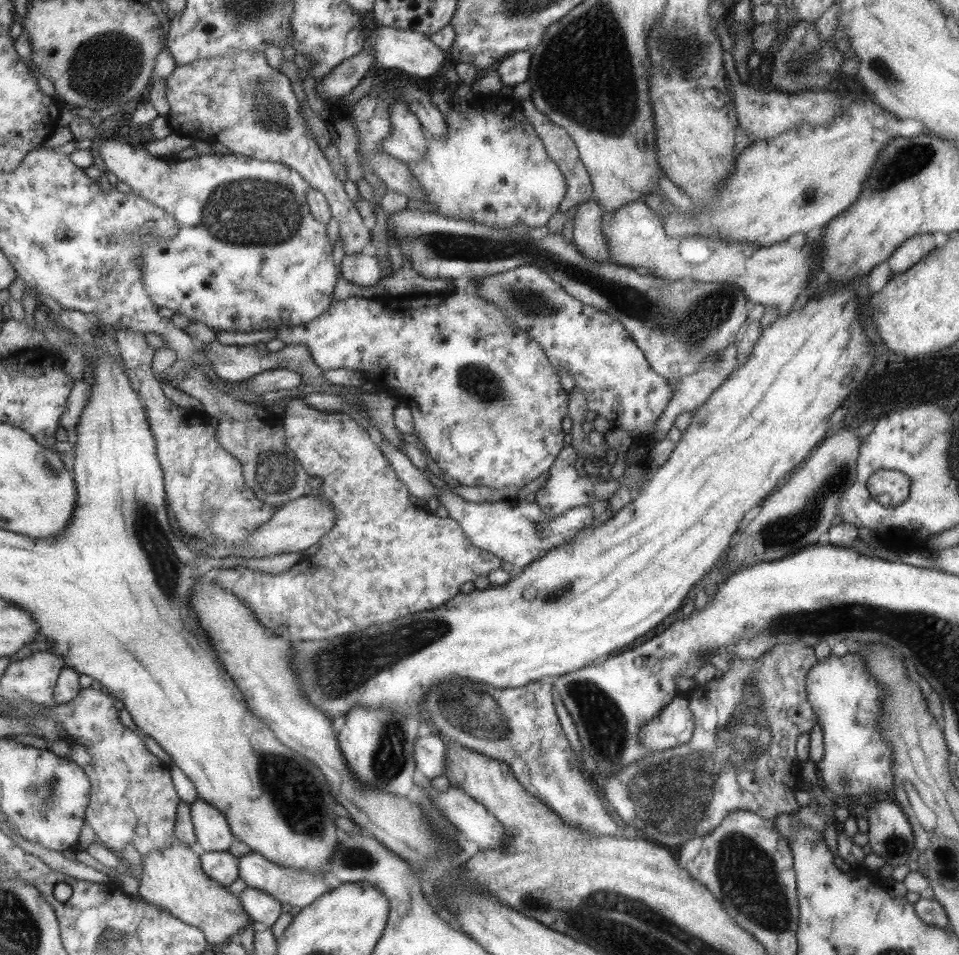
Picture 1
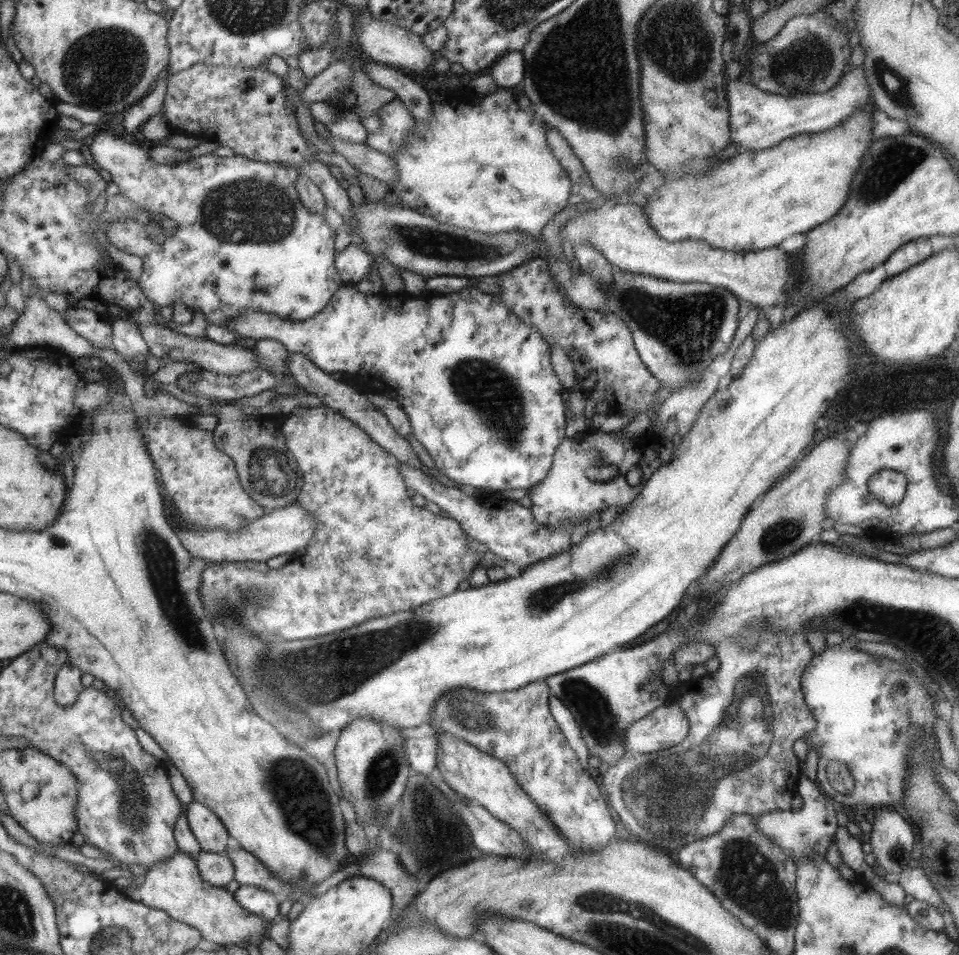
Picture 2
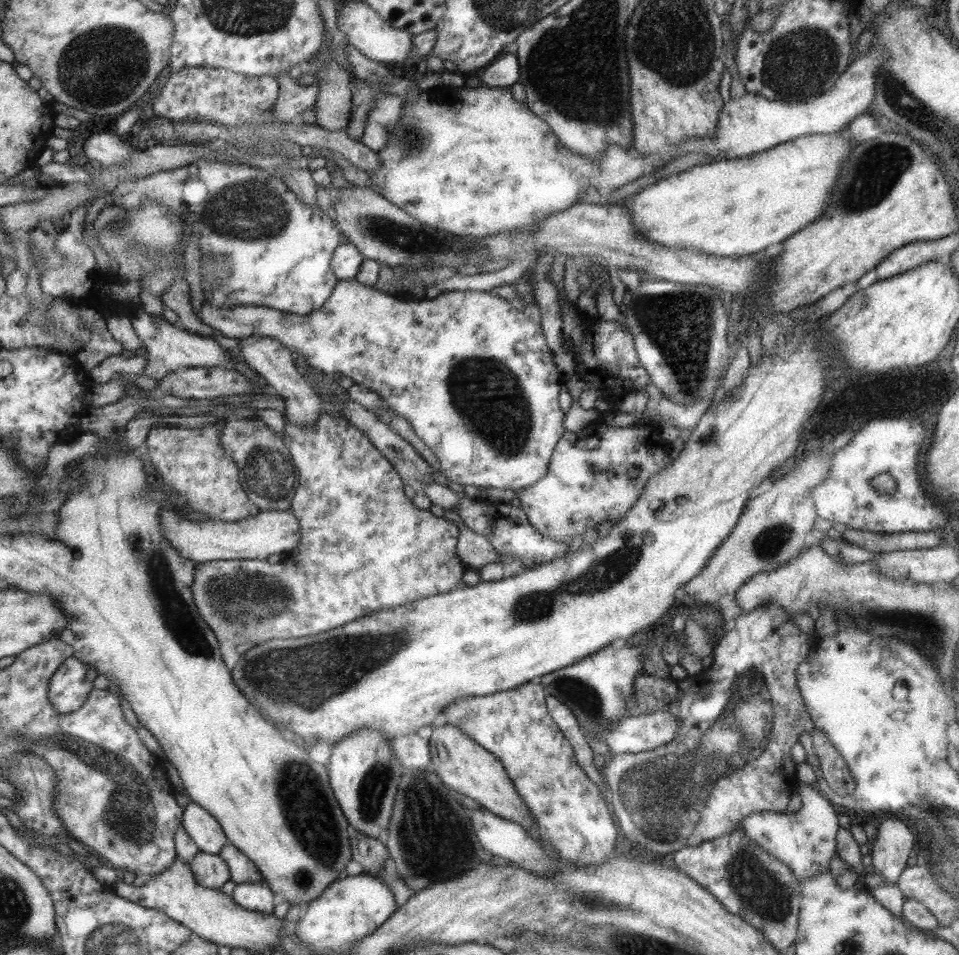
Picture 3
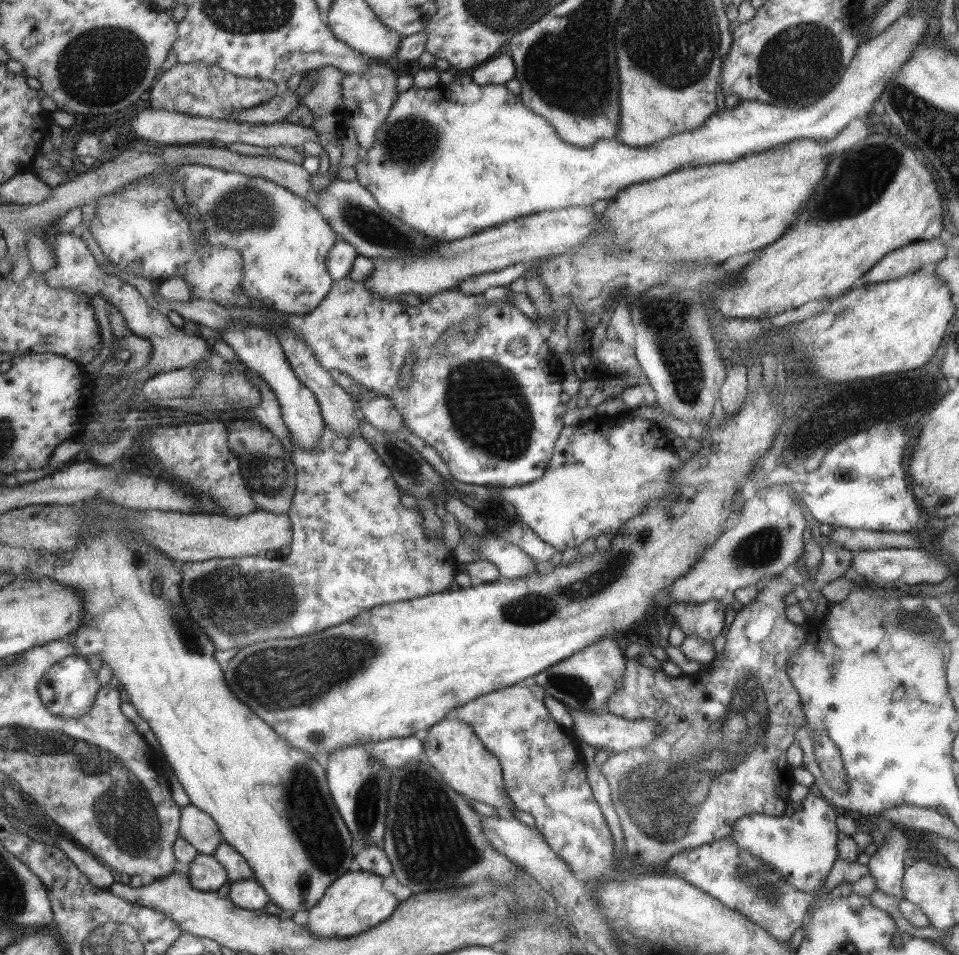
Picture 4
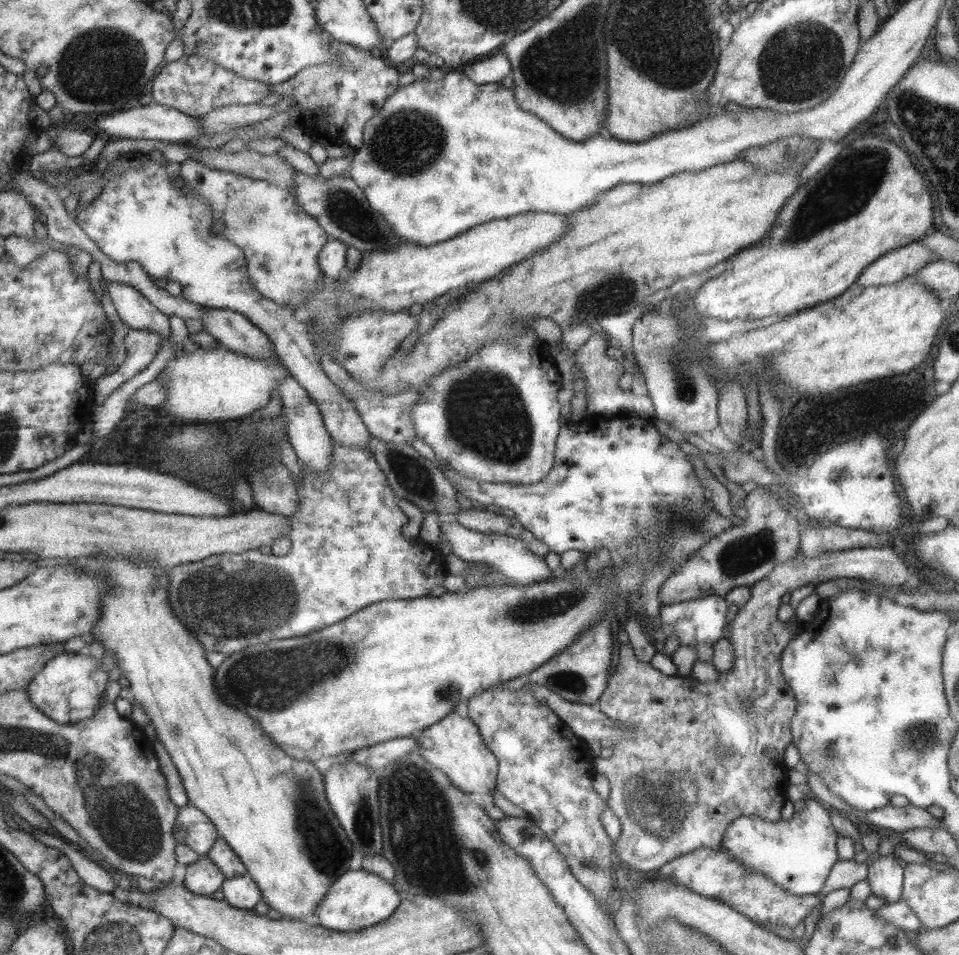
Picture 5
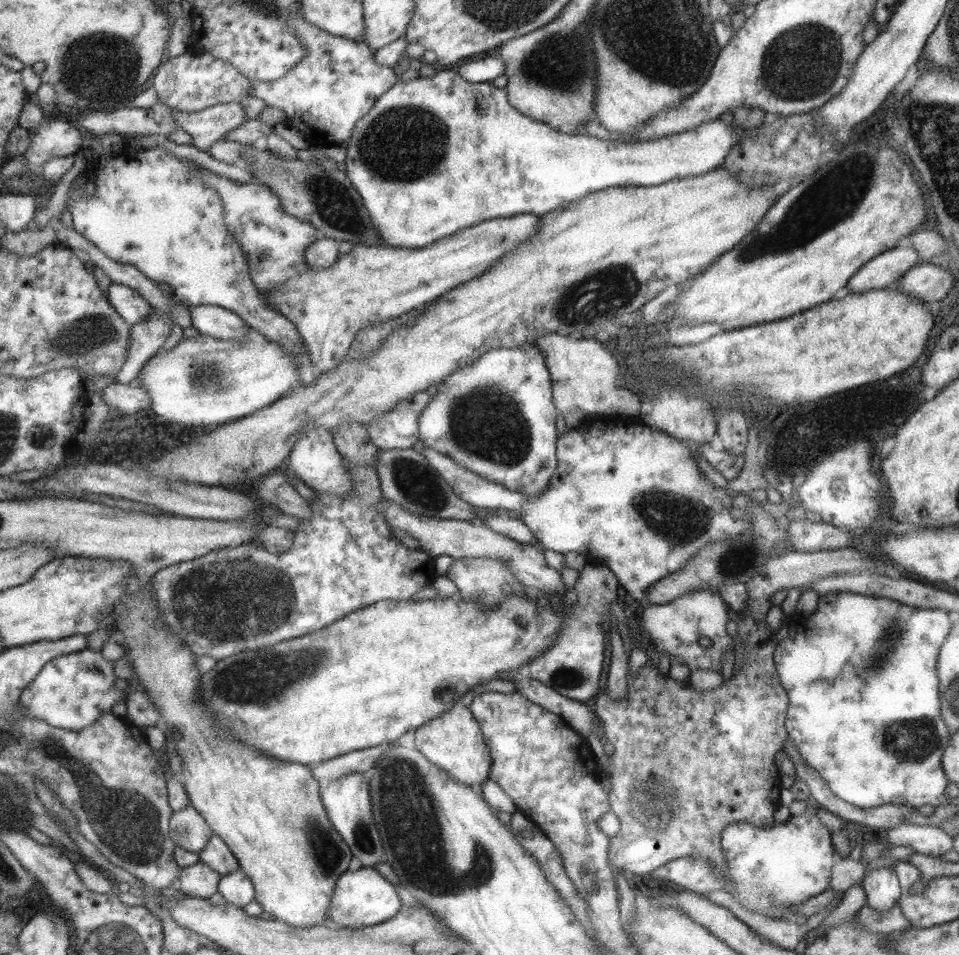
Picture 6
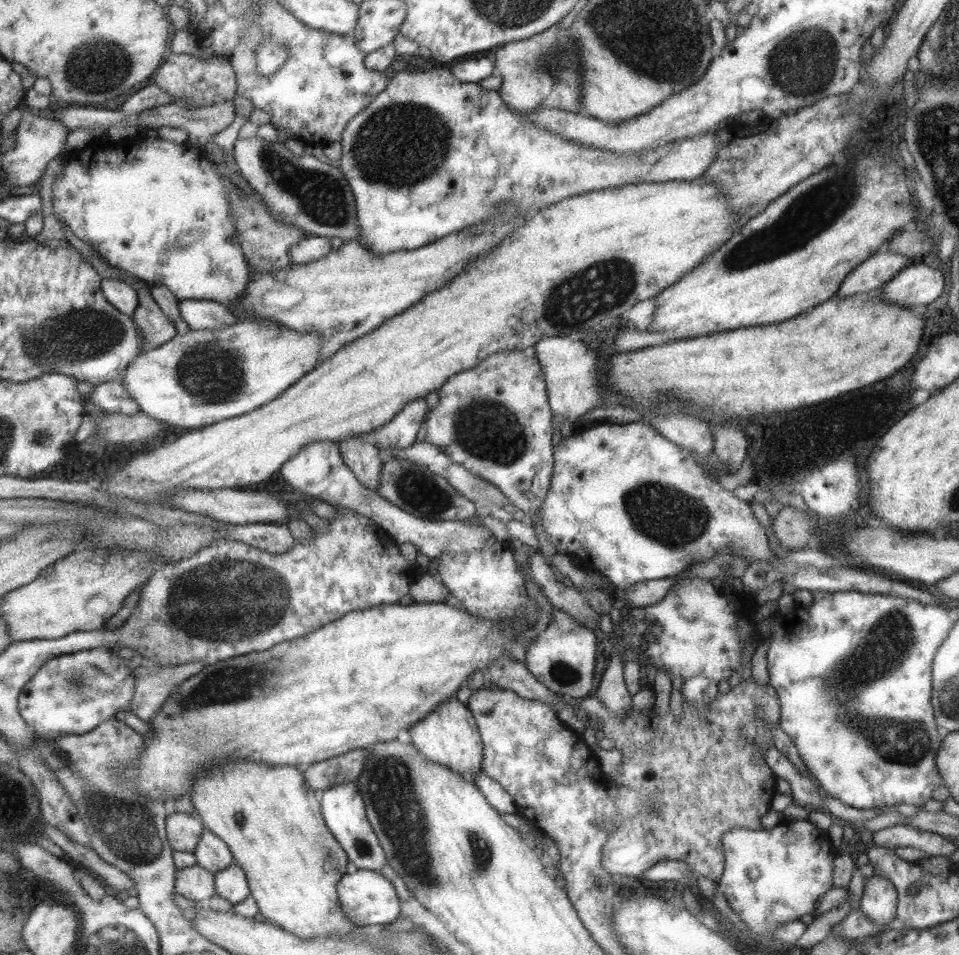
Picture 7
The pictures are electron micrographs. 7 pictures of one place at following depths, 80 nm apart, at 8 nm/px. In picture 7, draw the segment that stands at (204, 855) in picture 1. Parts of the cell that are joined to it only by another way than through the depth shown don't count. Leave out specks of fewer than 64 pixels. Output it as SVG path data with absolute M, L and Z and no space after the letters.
M195 864L175 871L174 894L205 904L216 894L214 884L214 874Z

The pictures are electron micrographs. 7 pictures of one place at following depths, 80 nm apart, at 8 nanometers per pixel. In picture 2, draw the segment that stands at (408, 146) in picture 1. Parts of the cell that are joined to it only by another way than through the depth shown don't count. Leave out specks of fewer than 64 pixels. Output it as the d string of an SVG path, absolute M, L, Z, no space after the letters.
M396 96L393 97L389 102L384 104L379 110L377 110L379 116L379 130L373 132L373 134L367 134L365 138L366 146L369 146L372 150L377 150L377 152L382 154L387 154L393 156L393 154L399 154L401 150L405 150L405 136L411 134L411 128L413 128L413 123L415 123L413 115L403 106L401 100Z

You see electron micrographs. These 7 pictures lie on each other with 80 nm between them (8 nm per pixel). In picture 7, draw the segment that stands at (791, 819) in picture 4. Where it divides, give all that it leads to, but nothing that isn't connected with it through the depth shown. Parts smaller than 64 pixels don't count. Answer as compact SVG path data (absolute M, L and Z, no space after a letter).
M808 819L777 823L777 828L747 830L732 828L723 834L721 851L724 854L724 865L721 878L716 882L733 912L737 913L741 922L757 936L774 938L771 930L790 919L809 914L815 919L821 915L816 912L817 901L831 888L833 848L823 838L823 832Z

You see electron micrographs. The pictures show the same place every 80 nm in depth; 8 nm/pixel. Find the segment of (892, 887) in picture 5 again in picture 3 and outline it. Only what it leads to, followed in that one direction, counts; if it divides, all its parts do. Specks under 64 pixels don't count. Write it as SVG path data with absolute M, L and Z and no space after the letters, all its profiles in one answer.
M881 815L876 837L870 842L871 866L881 874L886 885L896 885L905 860L913 846L913 834L904 819L894 815Z

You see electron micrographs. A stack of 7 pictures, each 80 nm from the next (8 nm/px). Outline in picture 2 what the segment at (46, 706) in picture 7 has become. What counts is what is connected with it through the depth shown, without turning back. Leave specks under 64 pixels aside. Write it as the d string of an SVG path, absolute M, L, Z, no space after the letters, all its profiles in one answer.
M65 661L56 673L51 696L59 706L69 708L84 689L81 685L82 672L79 668Z

